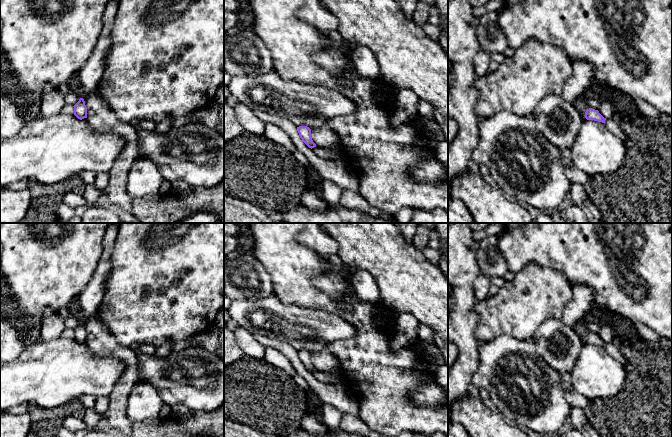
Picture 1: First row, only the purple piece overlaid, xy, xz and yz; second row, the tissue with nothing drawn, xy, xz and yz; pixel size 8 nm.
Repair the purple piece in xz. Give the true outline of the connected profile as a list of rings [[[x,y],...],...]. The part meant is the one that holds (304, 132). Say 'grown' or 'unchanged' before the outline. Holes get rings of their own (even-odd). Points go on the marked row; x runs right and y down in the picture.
unchanged; [[[299,126],[297,127],[297,131],[299,133],[300,138],[302,141],[309,147],[314,148],[316,144],[313,142],[311,137],[311,129],[307,126]]]

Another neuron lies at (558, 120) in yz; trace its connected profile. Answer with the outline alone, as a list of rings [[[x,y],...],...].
[[[554,94],[543,98],[532,116],[540,133],[560,150],[572,146],[582,122],[574,104]]]

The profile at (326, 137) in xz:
[[[327,124],[311,129],[311,137],[317,147],[324,149],[331,148],[339,142],[337,132]]]

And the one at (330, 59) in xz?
[[[337,30],[323,34],[330,42],[331,46],[324,47],[320,51],[314,52],[312,60],[317,66],[327,71],[329,74],[334,76],[341,75],[345,69],[345,60],[340,45],[344,40]]]

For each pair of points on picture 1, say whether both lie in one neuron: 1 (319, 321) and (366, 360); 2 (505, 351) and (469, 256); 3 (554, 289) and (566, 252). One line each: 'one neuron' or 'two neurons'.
1: two neurons
2: two neurons
3: two neurons

